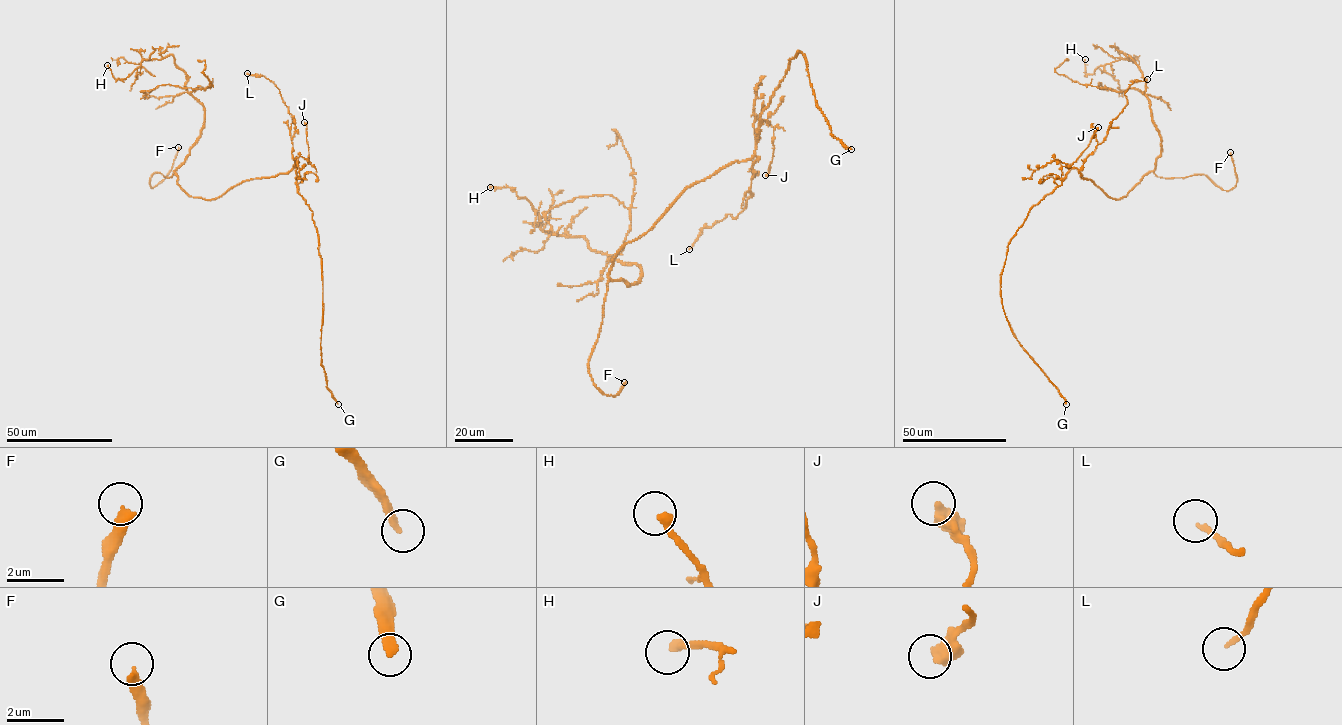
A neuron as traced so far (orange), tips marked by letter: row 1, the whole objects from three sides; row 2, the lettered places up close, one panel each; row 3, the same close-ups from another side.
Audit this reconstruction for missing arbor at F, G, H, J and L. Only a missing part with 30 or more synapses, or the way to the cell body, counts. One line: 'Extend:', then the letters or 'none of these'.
Extend: F, G

